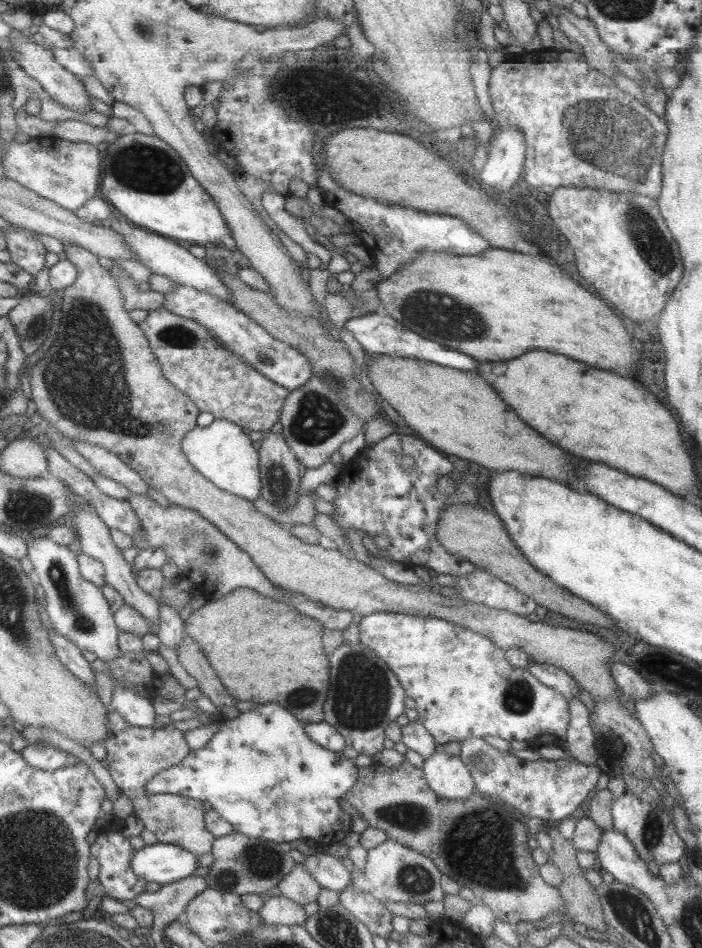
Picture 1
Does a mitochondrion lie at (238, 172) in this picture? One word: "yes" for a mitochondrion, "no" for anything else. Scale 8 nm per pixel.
no

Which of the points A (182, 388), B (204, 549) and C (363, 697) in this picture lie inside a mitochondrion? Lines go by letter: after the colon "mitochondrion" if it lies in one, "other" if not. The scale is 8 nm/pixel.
A: other
B: mitochondrion
C: mitochondrion

